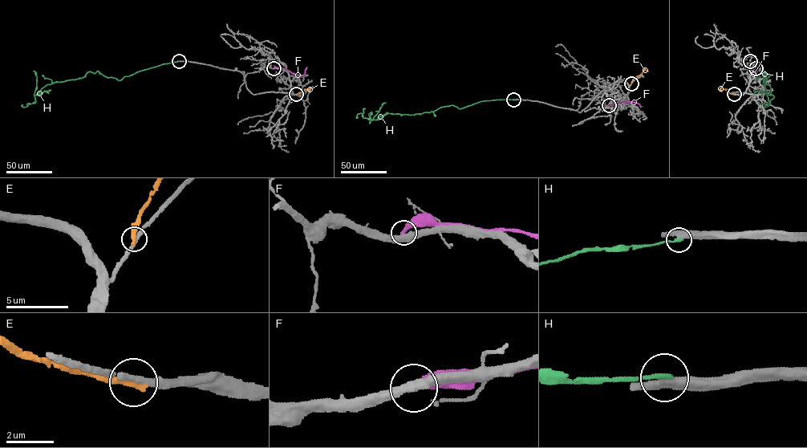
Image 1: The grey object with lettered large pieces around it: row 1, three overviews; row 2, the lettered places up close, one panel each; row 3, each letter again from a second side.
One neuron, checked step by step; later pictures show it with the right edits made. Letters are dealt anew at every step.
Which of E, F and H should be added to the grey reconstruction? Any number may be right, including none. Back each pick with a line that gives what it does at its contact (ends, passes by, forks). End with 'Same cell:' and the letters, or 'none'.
Same cell: none

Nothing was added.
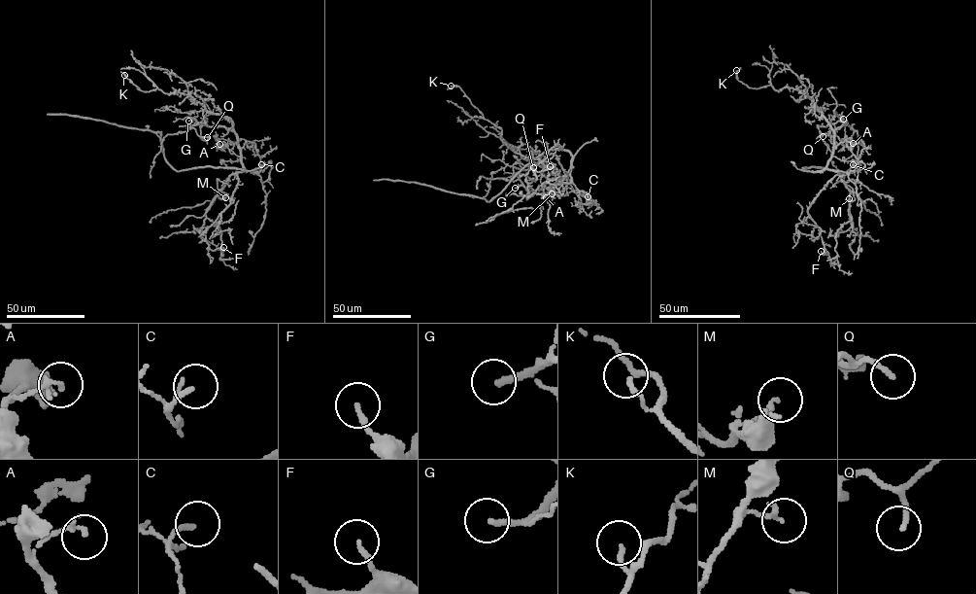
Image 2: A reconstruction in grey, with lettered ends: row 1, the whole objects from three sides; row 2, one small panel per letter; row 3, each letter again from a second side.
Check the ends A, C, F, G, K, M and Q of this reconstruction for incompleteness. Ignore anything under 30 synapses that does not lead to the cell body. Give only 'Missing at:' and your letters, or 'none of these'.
Missing at: G

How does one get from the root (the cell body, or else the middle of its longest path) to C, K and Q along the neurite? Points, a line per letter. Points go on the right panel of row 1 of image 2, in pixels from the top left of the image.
C: (805, 169), (860, 171), (853, 164)
K: (805, 169), (825, 166), (834, 144), (830, 124), (804, 91), (749, 87), (736, 70)
Q: (805, 169), (822, 171), (825, 166), (832, 153), (834, 131), (846, 122), (837, 121), (818, 126), (823, 136)

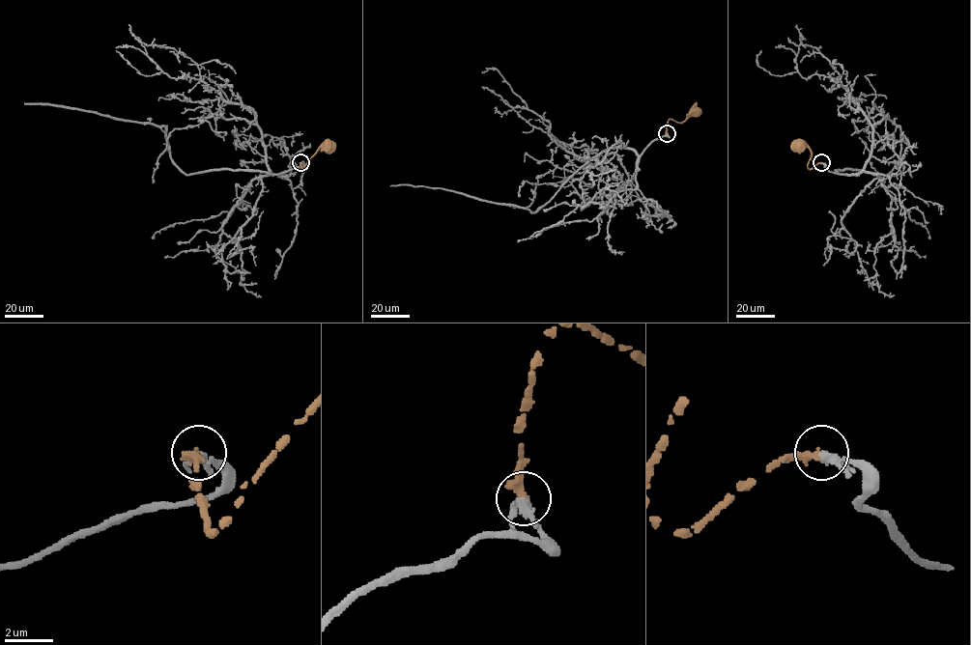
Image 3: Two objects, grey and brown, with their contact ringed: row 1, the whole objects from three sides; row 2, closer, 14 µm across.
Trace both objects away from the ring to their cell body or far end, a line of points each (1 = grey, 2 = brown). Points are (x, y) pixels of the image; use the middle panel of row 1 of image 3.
1: (667, 133), (669, 136), (652, 141), (640, 156), (625, 148), (602, 151), (535, 212), (441, 188), (390, 186)
2: (667, 133), (669, 120), (682, 122), (695, 112)

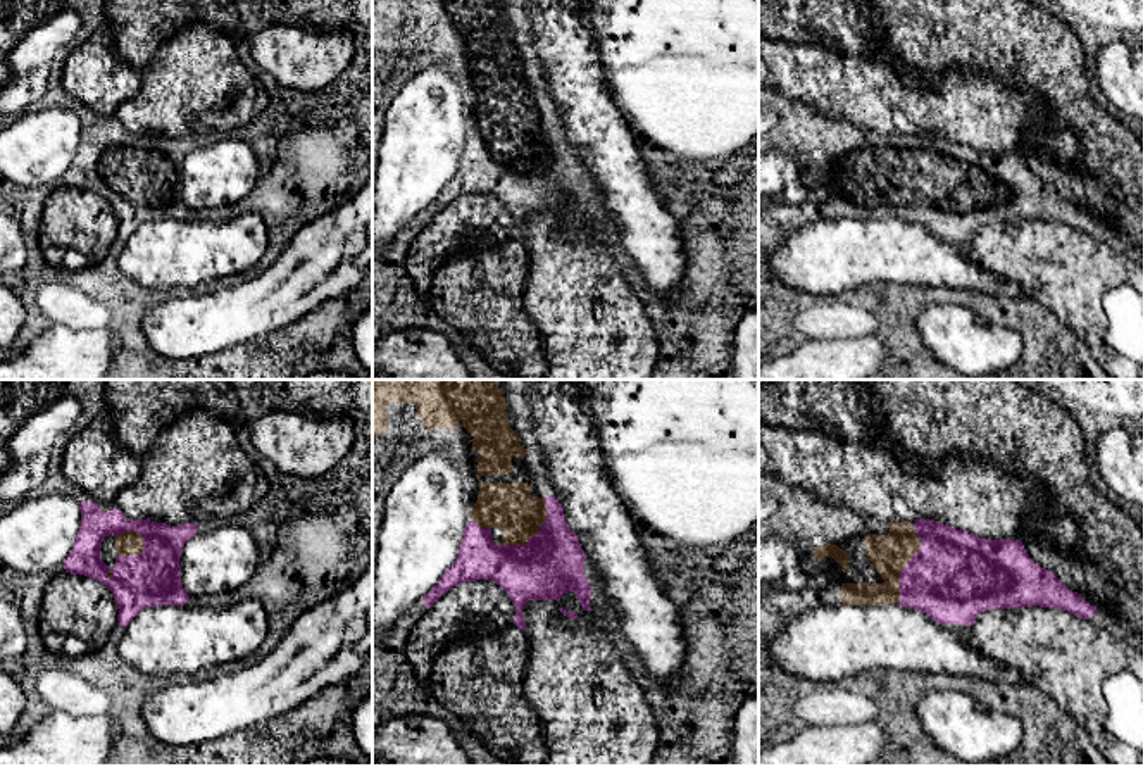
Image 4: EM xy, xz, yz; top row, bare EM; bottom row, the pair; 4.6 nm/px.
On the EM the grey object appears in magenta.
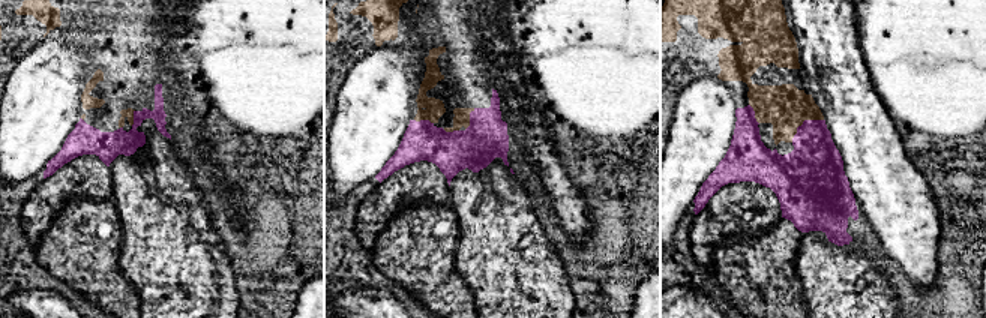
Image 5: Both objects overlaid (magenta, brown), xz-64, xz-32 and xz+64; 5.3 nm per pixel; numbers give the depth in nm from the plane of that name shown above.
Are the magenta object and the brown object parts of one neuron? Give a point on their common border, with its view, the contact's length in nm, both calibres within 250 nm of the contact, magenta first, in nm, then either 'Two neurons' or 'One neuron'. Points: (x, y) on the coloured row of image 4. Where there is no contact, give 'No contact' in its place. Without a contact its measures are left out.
Touches magenta at yz (904, 568). Shared border 340 nm. Thickness 420 nm (magenta) against 180 nm. One neuron

